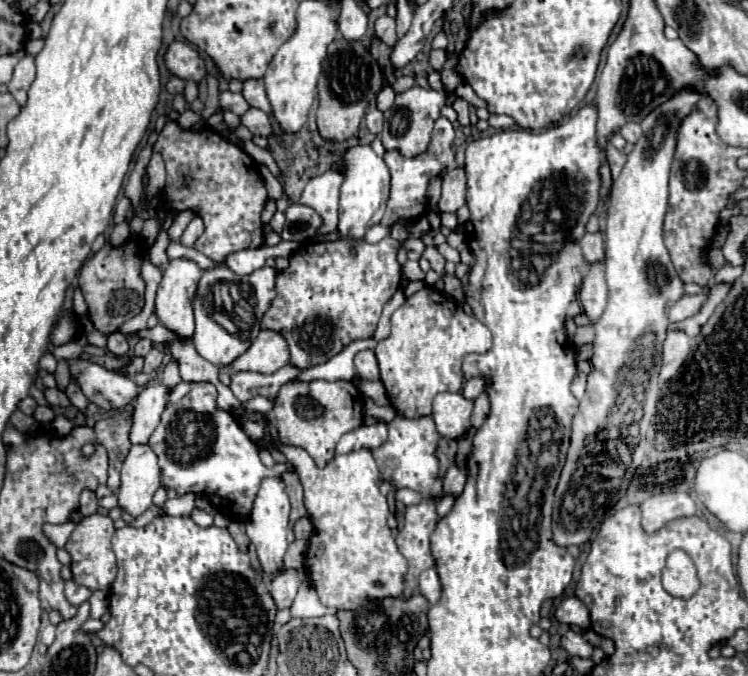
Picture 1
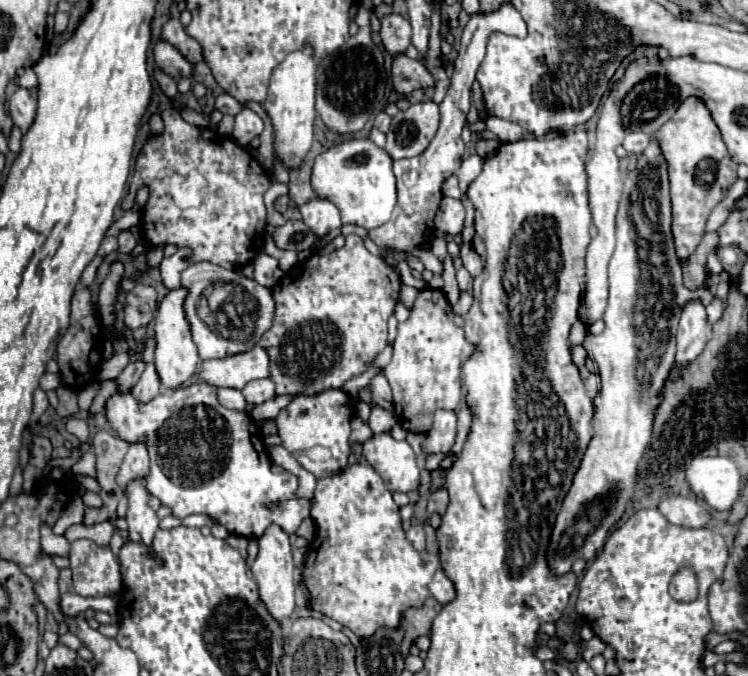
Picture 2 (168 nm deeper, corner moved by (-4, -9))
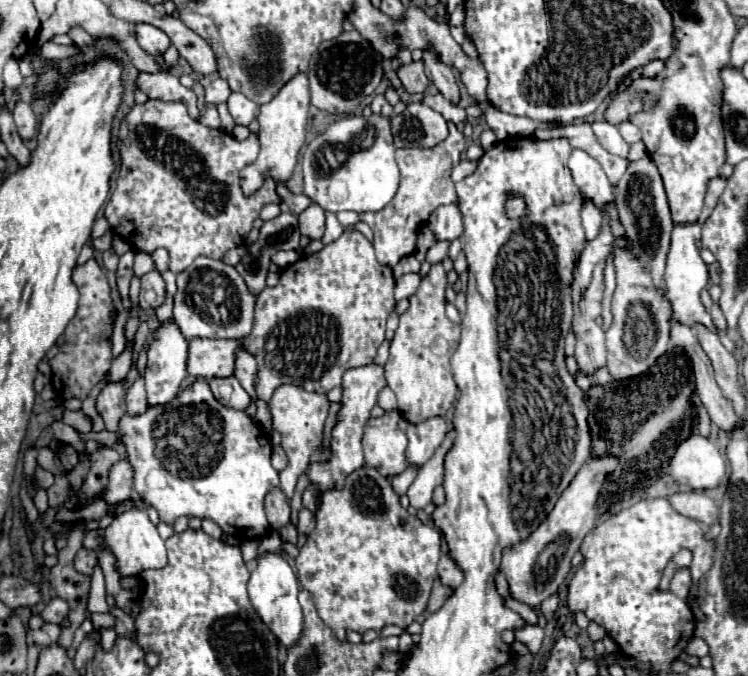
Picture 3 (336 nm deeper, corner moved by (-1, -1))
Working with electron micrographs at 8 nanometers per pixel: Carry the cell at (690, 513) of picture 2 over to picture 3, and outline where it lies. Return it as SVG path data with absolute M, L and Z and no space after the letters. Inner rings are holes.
M675 492L667 500L675 512L707 526L711 526L719 516L717 504L709 496L703 496L699 492Z

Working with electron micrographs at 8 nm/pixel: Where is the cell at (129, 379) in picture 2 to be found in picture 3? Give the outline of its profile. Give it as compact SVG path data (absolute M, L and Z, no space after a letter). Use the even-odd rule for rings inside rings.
M125 380L109 382L97 398L97 412L101 414L105 428L117 432L119 418L125 414Z

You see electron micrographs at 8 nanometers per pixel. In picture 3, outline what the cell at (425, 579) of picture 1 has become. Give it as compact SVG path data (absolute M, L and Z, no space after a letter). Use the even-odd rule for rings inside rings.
M441 556L437 564L437 572L439 572L439 580L443 586L457 588L463 582L463 572L457 568L457 564L449 556Z

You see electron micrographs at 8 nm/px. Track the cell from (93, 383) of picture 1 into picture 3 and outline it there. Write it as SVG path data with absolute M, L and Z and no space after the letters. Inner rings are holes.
M195 380L183 388L173 402L149 406L143 414L125 414L119 420L119 436L127 448L127 458L135 468L135 490L145 504L157 508L159 518L173 524L179 516L197 516L215 520L223 532L237 538L265 536L269 522L263 510L267 490L279 486L279 474L271 466L271 442L243 410L219 404L205 380Z

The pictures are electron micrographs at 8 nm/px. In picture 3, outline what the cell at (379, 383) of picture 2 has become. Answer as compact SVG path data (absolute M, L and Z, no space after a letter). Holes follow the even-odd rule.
M385 386L385 388L379 392L377 404L379 404L383 410L395 410L395 408L397 408L397 402L395 402L395 394L391 392L391 388L389 388L389 386Z

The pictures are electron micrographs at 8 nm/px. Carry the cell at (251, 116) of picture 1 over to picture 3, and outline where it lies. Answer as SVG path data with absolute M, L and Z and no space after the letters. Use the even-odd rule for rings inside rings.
M237 92L231 94L231 100L227 100L227 106L231 108L233 120L241 126L249 126L257 118L257 112L259 112L259 104L255 104L253 100Z

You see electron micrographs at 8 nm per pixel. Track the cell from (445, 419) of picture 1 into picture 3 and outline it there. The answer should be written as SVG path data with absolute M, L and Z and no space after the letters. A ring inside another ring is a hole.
M433 416L421 424L409 424L407 428L407 460L415 466L423 466L439 448L447 434L447 424L441 416Z

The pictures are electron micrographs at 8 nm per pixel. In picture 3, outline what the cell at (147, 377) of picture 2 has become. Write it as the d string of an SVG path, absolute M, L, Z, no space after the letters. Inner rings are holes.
M139 376L127 392L127 414L139 414L147 410L147 392L145 392L145 378Z

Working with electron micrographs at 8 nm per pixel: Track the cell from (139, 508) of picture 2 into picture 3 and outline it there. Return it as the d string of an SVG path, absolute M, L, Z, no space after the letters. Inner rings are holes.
M131 508L123 514L117 514L113 524L105 530L105 542L113 550L117 558L117 568L119 574L135 576L143 568L163 568L167 566L167 552L165 552L165 542L159 536L155 524L149 520L145 508Z

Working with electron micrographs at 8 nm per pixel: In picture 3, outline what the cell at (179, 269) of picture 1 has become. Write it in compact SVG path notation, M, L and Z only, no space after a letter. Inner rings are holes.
M167 320L159 324L159 328L153 332L153 342L149 344L147 356L149 356L147 368L145 368L147 400L149 404L167 404L181 390L181 382L187 376L187 356L189 356L189 342L179 332L179 326L175 324L175 320Z

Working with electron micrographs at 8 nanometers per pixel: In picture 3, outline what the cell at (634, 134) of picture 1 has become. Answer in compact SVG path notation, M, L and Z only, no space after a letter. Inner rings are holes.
M623 122L623 124L619 126L619 132L621 132L623 140L629 142L629 144L641 140L641 132L639 132L639 128L637 128L635 124L631 124L631 122Z

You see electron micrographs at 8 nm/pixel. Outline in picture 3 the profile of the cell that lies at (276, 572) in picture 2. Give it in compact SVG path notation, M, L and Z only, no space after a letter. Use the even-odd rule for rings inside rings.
M261 554L261 556L257 556L255 568L251 570L247 590L249 590L251 604L255 606L261 620L271 628L271 632L275 632L279 644L283 648L289 648L289 646L297 644L297 640L301 636L301 628L303 628L303 614L301 614L301 606L297 602L299 582L297 582L291 566L285 562L285 558L281 554Z

